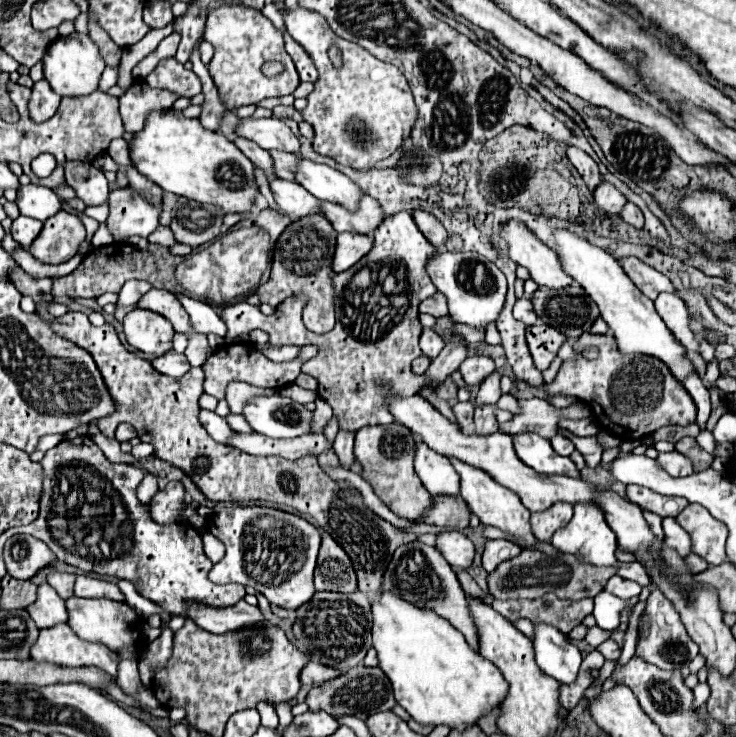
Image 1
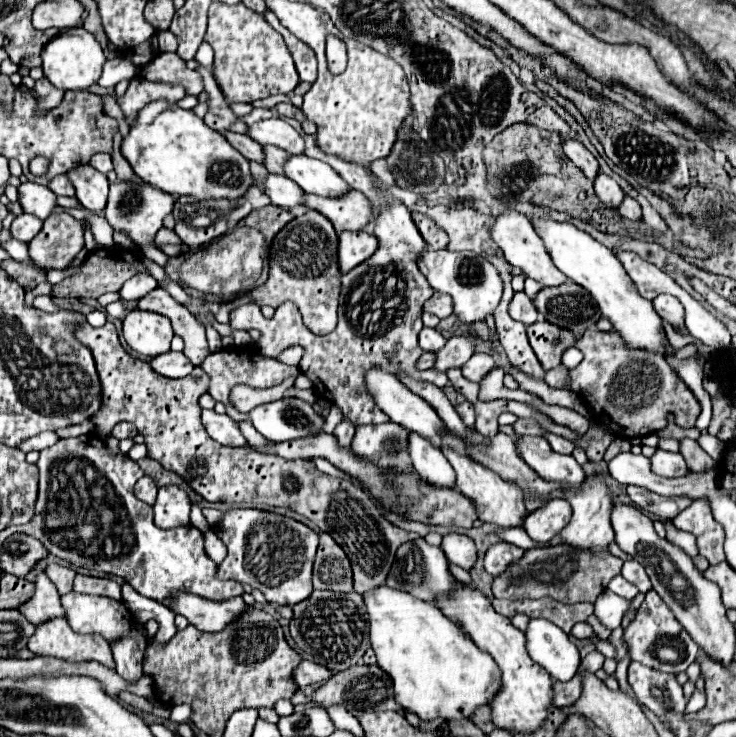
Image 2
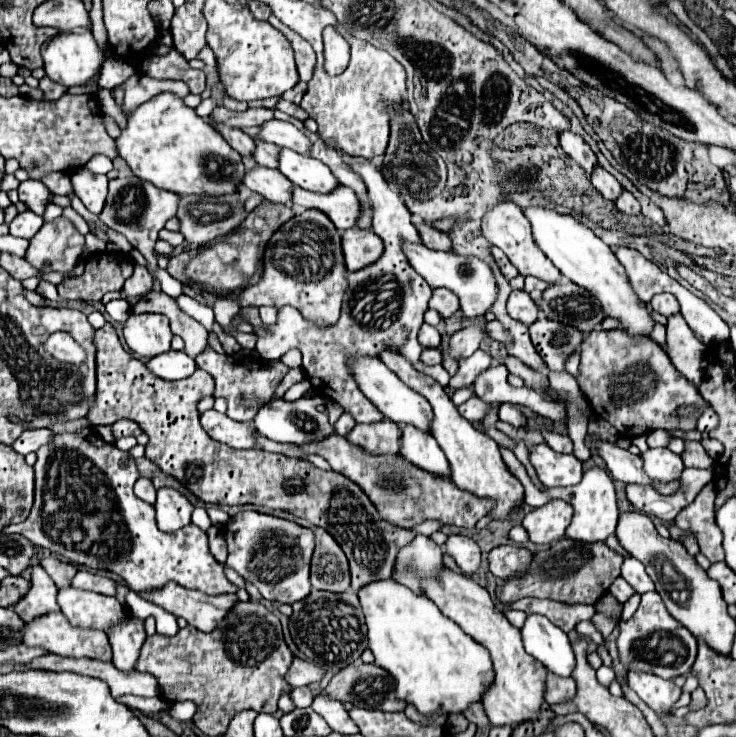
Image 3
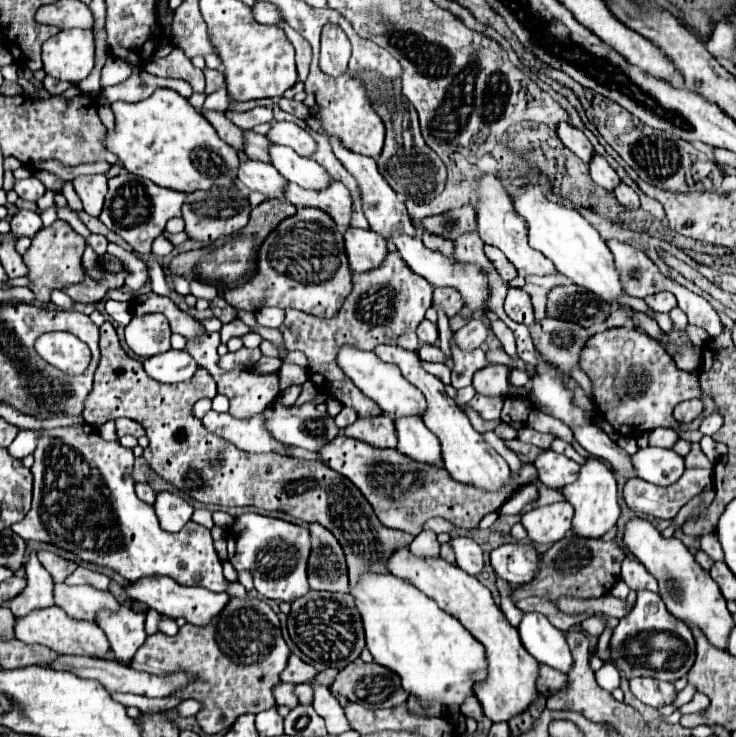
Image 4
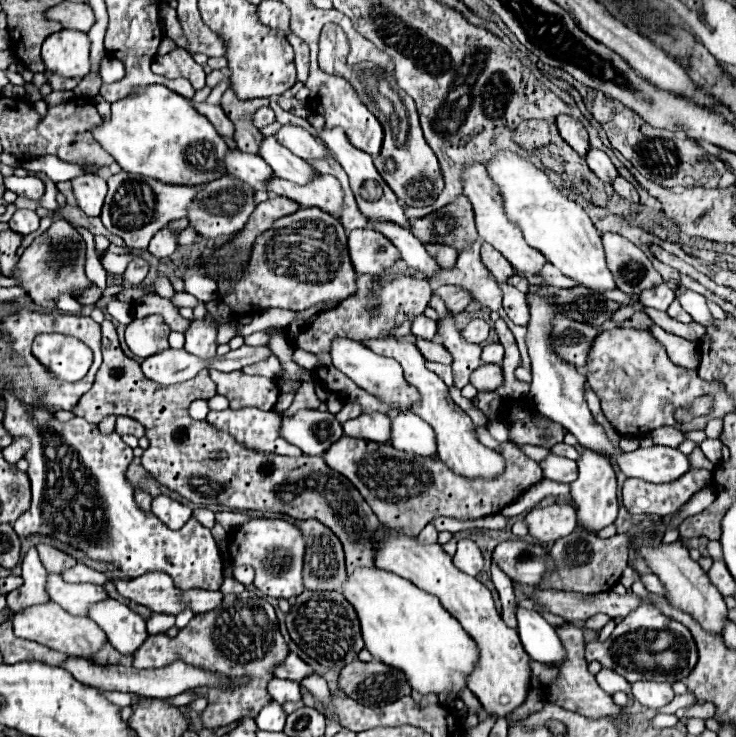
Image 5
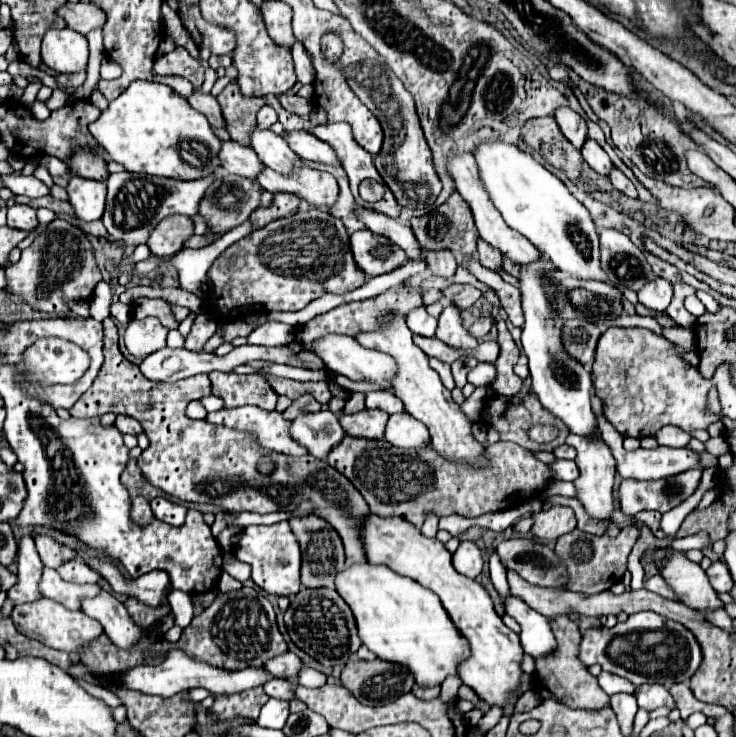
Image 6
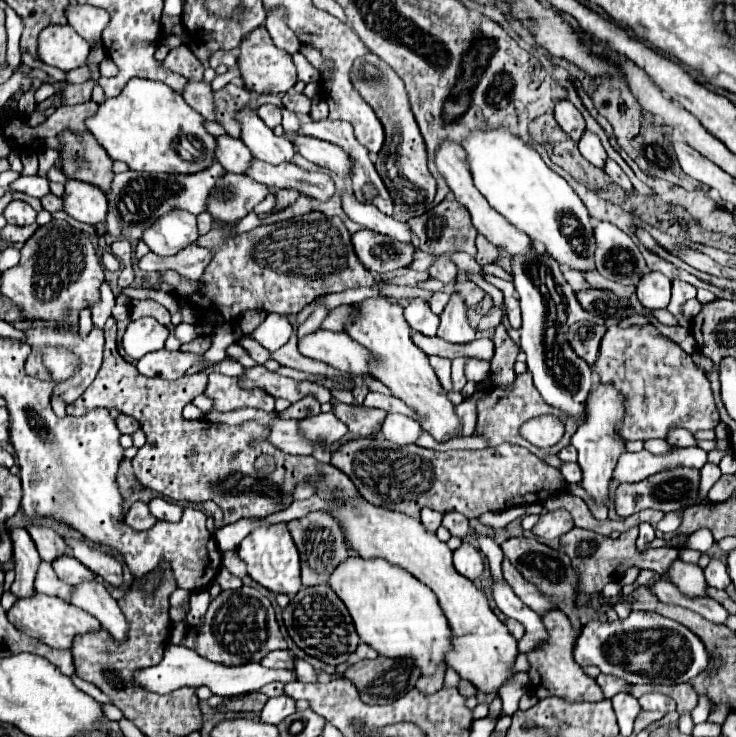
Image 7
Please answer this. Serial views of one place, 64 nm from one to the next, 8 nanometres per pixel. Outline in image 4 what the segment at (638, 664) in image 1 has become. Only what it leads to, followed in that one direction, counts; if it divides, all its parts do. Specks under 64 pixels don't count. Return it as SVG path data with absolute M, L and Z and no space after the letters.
M632 678L630 690L640 702L644 702L652 708L668 706L676 698L676 688L672 682L654 680L654 678Z

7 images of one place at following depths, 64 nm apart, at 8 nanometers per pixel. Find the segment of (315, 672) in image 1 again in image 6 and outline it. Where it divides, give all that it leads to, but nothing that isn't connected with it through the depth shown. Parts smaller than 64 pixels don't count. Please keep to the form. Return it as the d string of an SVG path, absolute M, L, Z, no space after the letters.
M284 652L282 656L270 658L270 660L264 664L264 668L266 668L268 672L272 672L276 678L282 678L282 676L286 676L286 678L296 678L298 672L300 672L300 668L302 668L302 662L300 662L300 658L298 658L294 652Z

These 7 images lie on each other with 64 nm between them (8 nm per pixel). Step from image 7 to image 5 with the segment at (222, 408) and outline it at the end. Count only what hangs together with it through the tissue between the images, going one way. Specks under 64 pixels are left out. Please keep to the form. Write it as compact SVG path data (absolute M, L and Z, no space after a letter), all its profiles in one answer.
M210 370L210 378L218 386L218 394L226 396L232 410L256 406L260 410L272 410L278 400L278 388L272 378L250 376L242 372L218 372Z

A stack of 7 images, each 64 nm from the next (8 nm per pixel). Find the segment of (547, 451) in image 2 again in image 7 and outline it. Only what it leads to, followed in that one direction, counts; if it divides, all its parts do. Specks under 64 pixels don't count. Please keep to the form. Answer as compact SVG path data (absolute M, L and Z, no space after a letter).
M564 462L564 466L560 468L560 472L562 472L562 476L564 476L568 482L572 482L572 484L578 484L578 482L582 480L582 470L580 470L580 466L574 464L574 462Z

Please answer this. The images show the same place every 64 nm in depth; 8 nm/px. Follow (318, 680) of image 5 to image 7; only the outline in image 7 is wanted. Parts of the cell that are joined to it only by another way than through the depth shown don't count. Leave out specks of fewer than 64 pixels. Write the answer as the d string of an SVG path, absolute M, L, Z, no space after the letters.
M294 658L294 670L296 670L296 674L298 674L300 682L306 682L306 684L316 682L316 672L314 672L314 668L312 668L306 660Z

